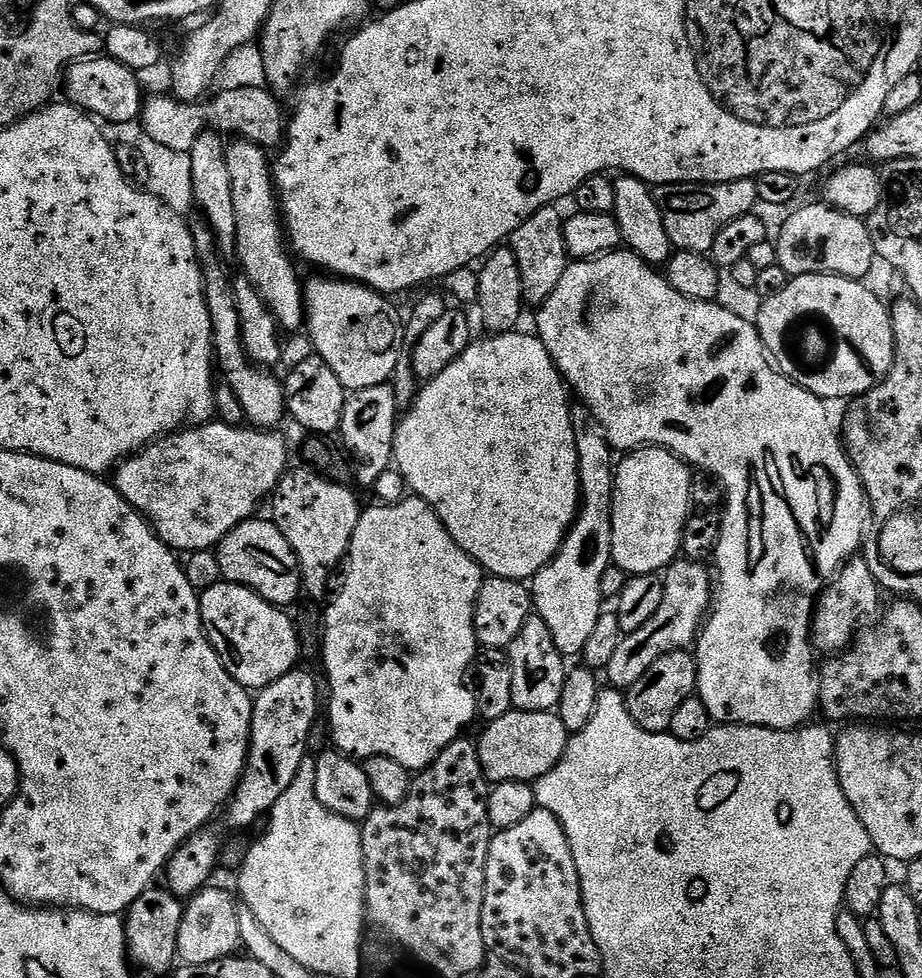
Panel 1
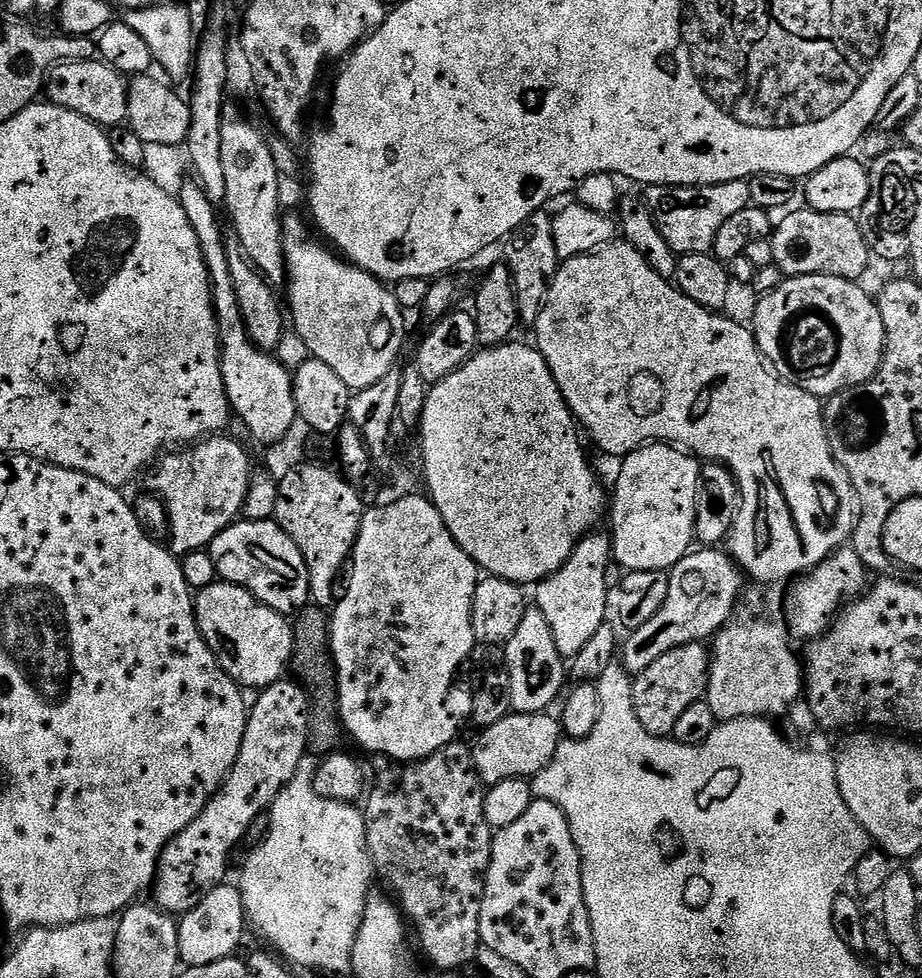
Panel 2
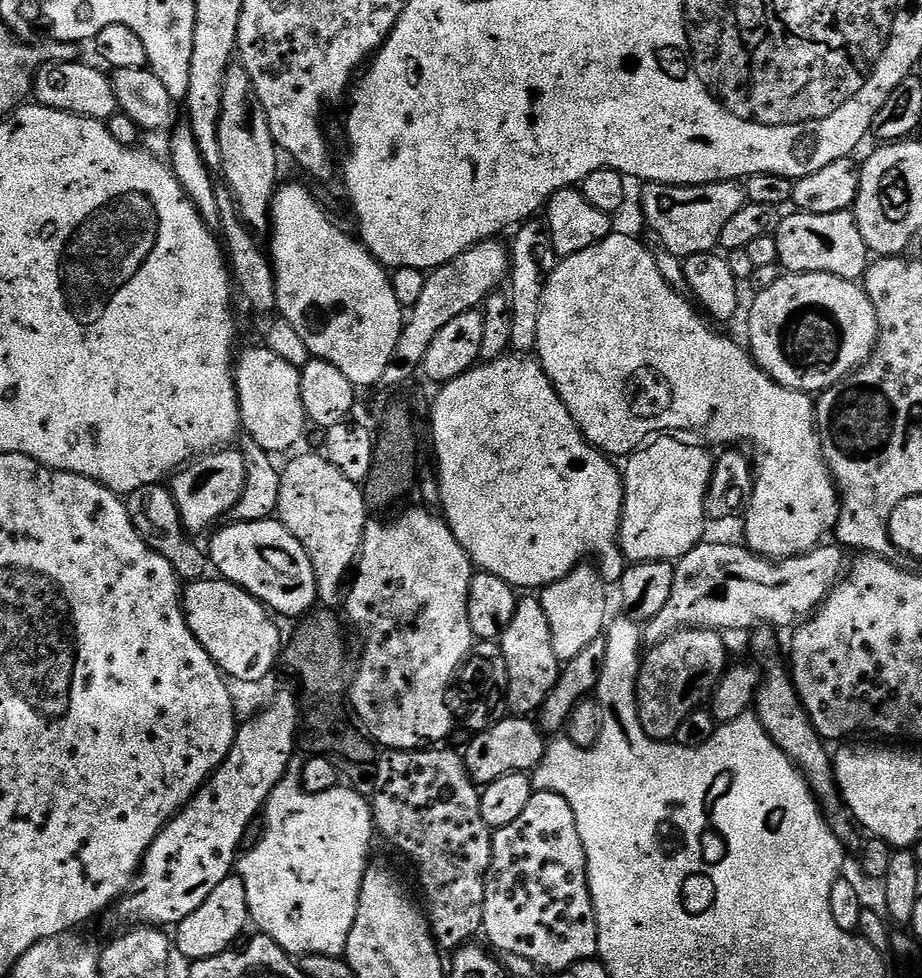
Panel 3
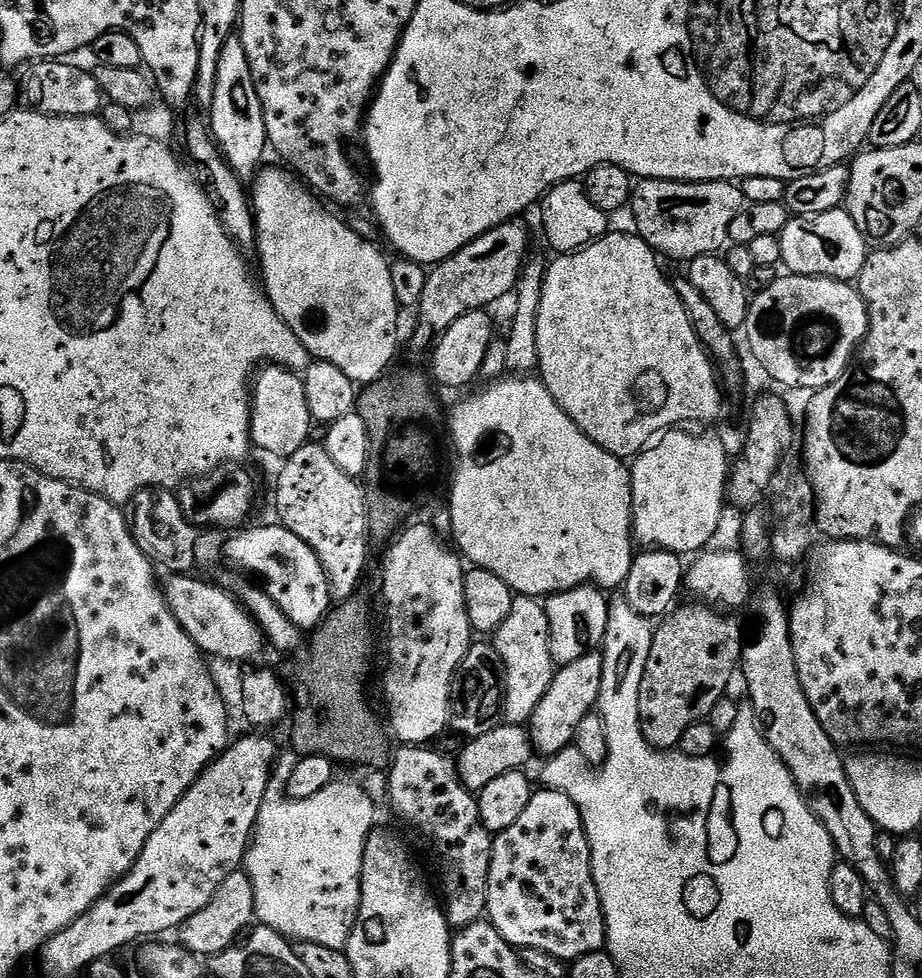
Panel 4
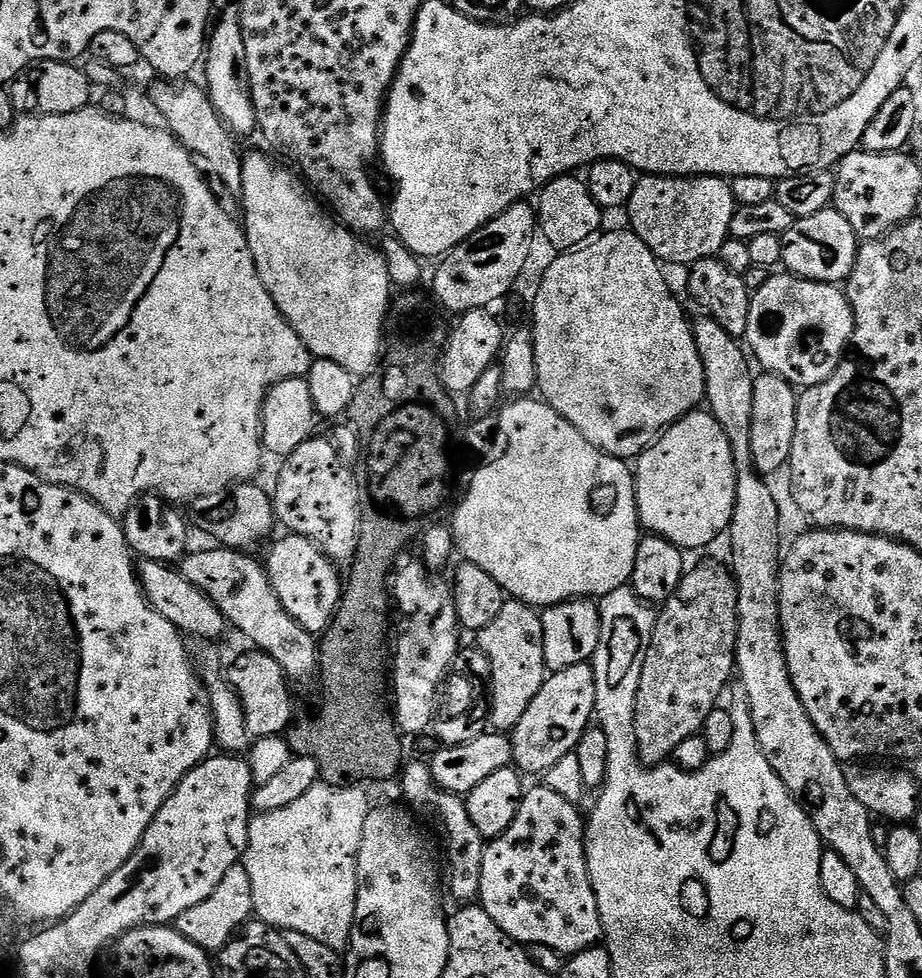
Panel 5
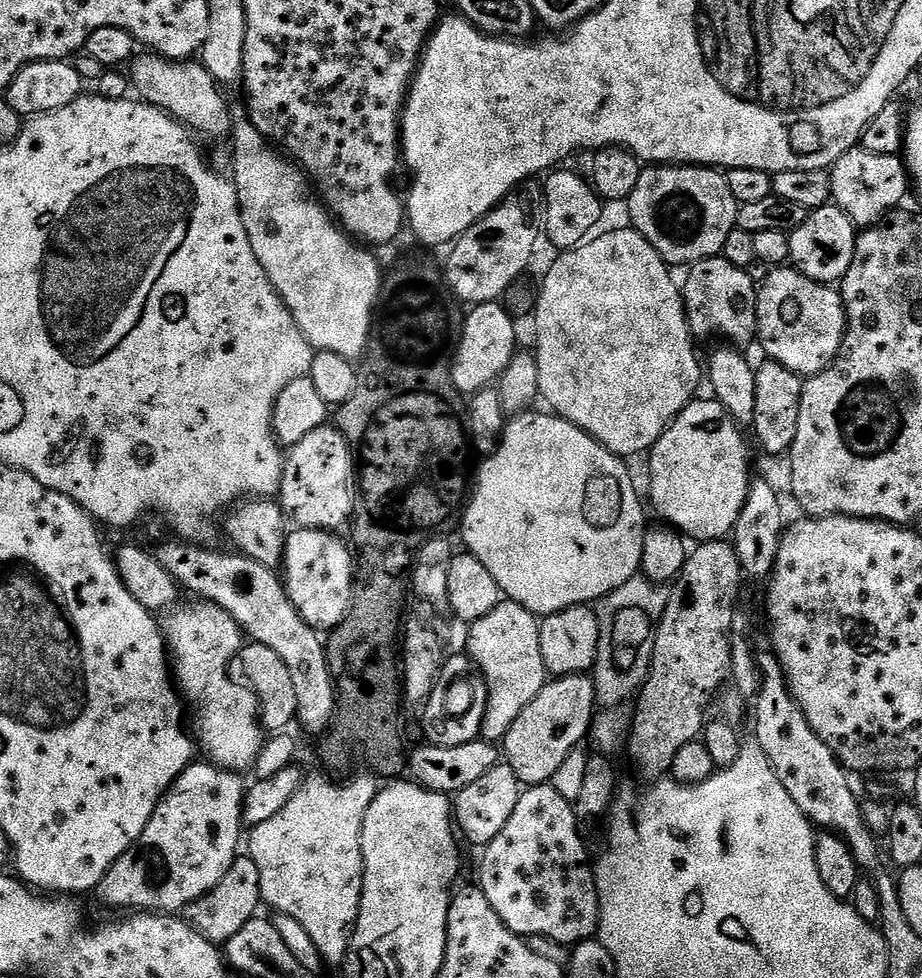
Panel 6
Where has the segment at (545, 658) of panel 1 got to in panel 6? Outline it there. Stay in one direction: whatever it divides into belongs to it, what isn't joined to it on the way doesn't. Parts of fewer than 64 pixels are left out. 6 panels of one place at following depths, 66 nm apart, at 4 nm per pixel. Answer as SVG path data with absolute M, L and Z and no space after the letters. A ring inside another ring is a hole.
M505 599L486 618L478 618L467 629L468 636L476 640L472 648L480 652L474 664L488 684L488 715L484 717L483 739L500 742L509 726L516 721L516 713L533 700L546 683L544 659L540 653L540 620L520 604Z

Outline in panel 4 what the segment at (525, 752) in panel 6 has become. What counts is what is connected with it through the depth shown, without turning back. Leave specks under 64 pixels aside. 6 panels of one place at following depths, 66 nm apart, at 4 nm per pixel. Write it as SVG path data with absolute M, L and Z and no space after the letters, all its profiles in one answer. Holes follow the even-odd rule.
M590 650L578 662L563 665L553 675L546 694L530 714L532 720L526 724L528 738L533 749L544 758L556 758L564 747L571 745L576 738L578 722L588 716L597 707L600 699L600 679L602 678L602 655L599 651Z

